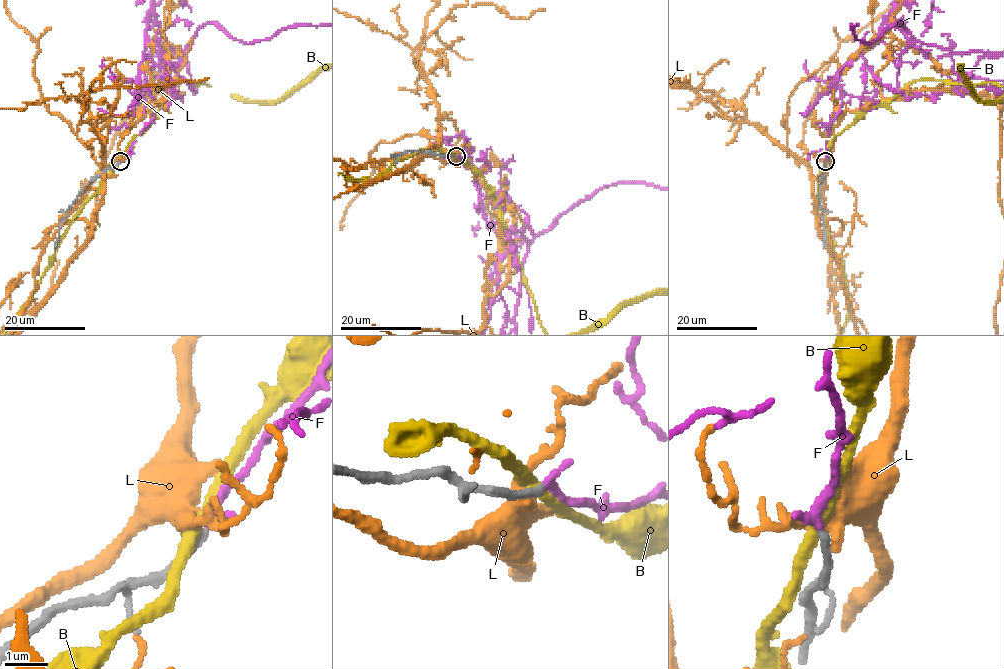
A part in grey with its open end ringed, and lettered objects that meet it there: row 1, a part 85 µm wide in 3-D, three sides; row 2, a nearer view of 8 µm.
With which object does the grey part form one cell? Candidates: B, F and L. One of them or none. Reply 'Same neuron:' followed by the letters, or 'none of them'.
Same neuron: F

